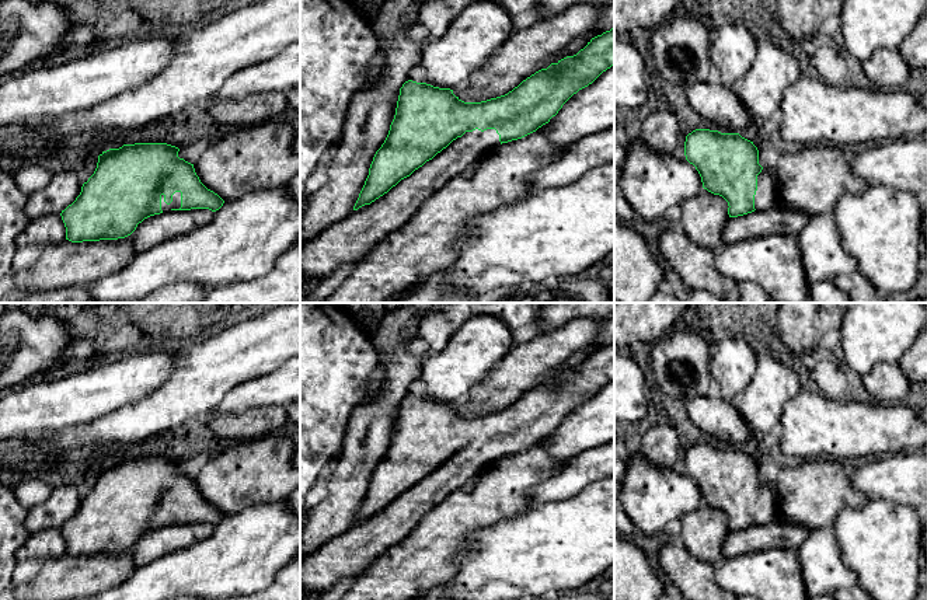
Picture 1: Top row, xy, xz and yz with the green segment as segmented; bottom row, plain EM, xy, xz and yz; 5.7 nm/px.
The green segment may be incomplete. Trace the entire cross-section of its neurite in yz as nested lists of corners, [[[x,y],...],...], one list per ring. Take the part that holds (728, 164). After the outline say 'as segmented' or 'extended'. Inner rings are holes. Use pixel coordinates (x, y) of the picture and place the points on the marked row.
[[[696,129],[686,136],[684,156],[698,171],[703,188],[722,196],[728,202],[729,217],[743,216],[755,210],[767,210],[781,205],[774,168],[763,168],[759,164],[757,147],[739,133]]]; extended

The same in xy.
[[[135,143],[109,149],[98,156],[94,174],[83,184],[76,200],[62,210],[66,240],[72,243],[118,240],[130,236],[144,219],[170,210],[219,210],[224,200],[208,189],[195,172],[194,164],[178,157],[180,149],[167,143]]]; extended

